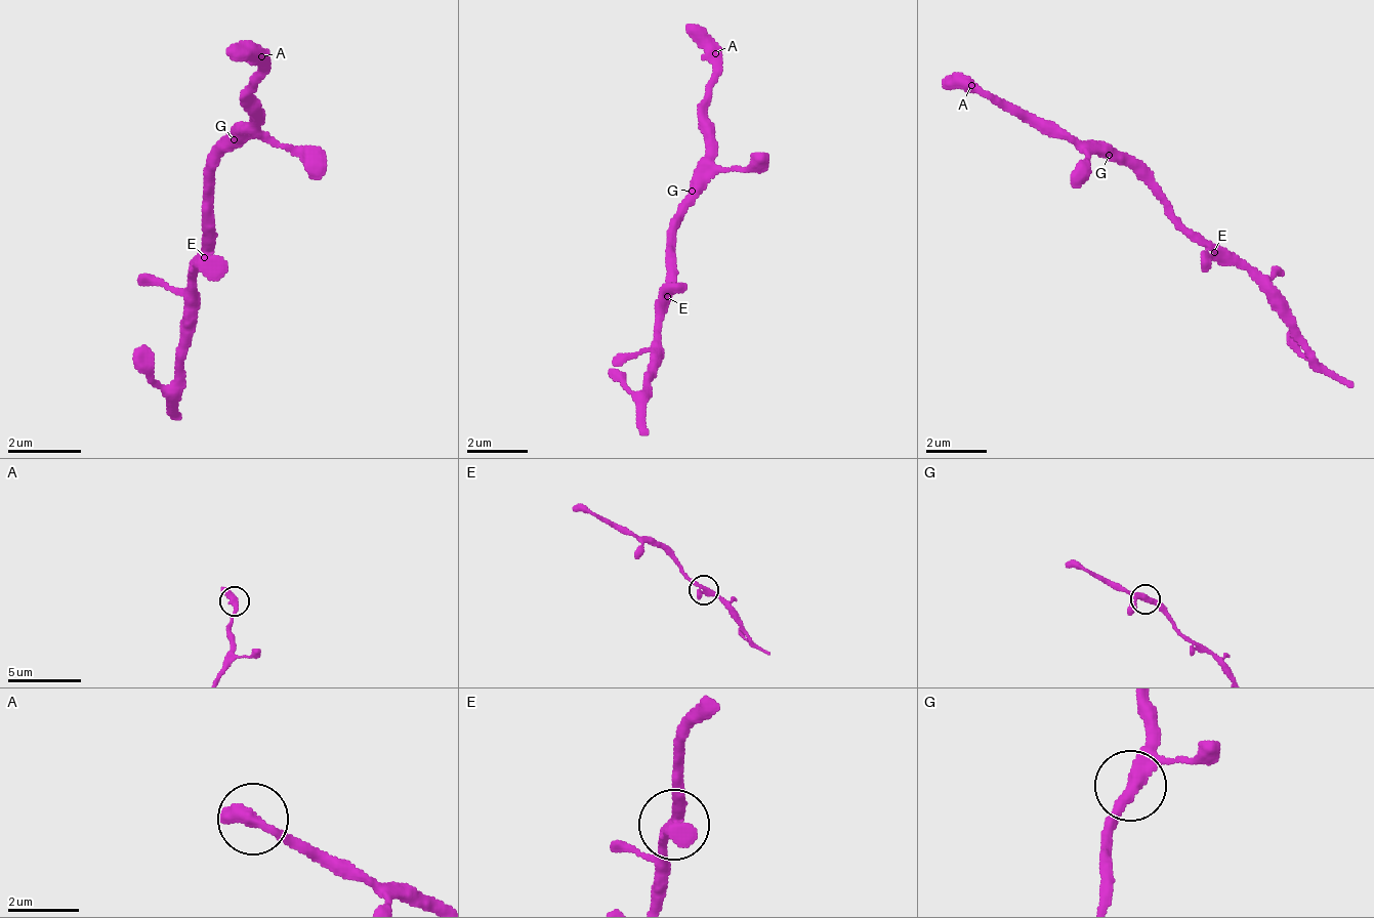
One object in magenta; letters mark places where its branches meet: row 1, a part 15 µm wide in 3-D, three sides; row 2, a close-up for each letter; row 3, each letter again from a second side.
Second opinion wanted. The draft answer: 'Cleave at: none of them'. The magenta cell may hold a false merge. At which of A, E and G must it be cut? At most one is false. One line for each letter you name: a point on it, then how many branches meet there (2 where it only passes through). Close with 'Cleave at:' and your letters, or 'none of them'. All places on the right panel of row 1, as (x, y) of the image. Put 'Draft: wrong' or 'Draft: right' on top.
Draft: right
Cleave at: none of them

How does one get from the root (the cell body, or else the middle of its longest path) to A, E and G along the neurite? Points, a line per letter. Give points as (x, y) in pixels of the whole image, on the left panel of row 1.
A: (215, 195), (215, 167), (234, 149), (234, 139), (252, 121), (252, 84), (261, 75), (261, 56)
E: (215, 195), (215, 250), (206, 259)
G: (215, 195), (215, 158), (234, 139)

